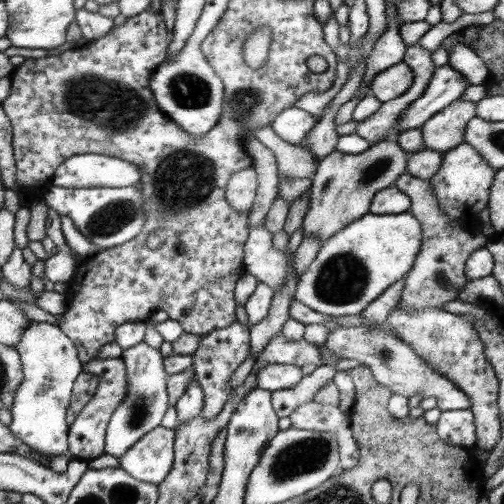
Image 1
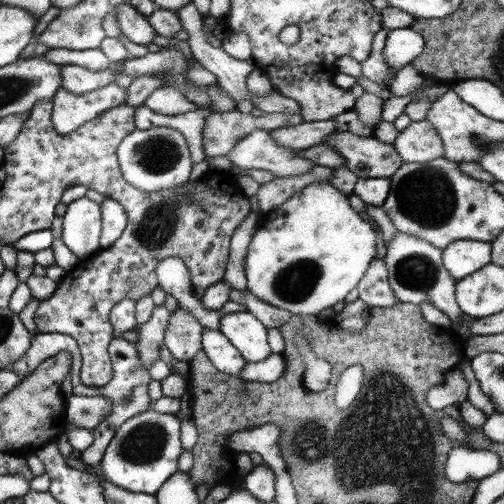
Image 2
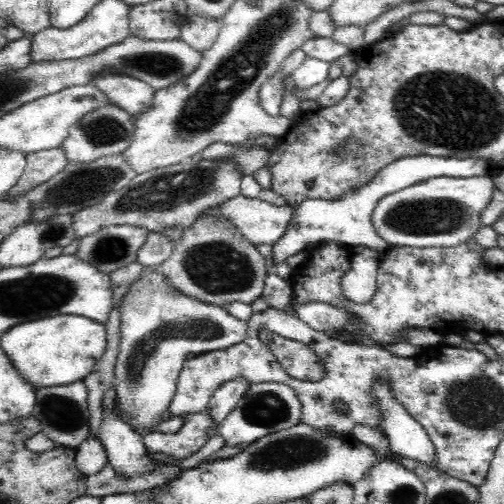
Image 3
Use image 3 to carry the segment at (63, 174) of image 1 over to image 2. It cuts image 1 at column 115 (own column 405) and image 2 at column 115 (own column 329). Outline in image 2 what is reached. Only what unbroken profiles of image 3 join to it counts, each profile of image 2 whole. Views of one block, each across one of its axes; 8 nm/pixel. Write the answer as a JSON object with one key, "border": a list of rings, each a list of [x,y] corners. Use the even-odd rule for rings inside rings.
{"border":[[[105,198],[101,202],[101,216],[103,216],[103,230],[101,230],[99,250],[109,250],[111,246],[117,244],[117,240],[125,232],[127,214],[123,212],[121,204],[117,204],[115,200]]]}

